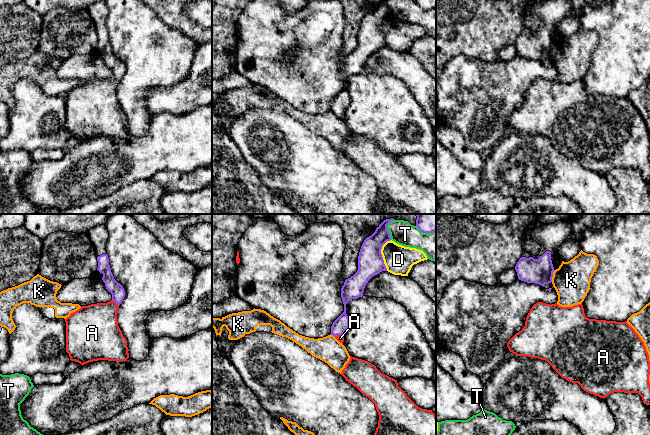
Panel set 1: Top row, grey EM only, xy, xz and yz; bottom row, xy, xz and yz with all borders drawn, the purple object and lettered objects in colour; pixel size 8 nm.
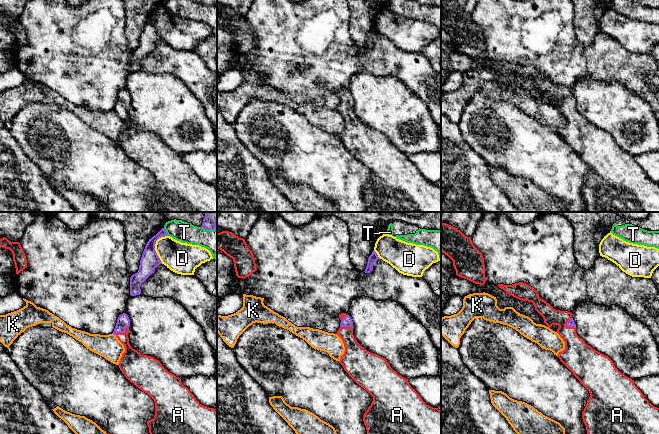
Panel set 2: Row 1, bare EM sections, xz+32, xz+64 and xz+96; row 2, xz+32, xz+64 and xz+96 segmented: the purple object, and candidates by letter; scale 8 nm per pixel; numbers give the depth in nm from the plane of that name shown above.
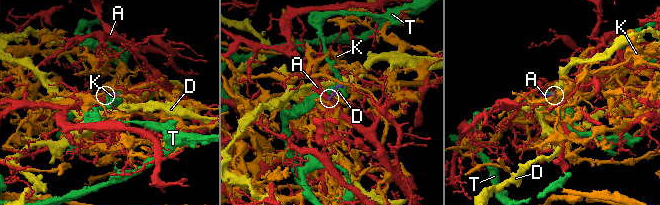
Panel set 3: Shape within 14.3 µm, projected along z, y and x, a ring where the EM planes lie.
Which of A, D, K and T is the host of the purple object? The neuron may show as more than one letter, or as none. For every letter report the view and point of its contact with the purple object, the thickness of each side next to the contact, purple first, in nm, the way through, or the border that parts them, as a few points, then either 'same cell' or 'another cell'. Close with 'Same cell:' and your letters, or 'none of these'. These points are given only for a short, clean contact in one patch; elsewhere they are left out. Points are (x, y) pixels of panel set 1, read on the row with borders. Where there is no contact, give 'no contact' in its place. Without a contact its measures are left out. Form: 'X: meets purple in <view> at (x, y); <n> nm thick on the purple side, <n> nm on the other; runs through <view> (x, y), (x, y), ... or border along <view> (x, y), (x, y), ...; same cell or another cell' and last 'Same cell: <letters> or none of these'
A: meets purple in xy at (116, 303); 110 nm thick on the purple side, 360 nm on the other; runs through xy (116, 289), (116, 303), (95, 326); same cell
D: meets purple in xz at (381, 254); 200 nm thick on the purple side, 240 nm on the other; border along xz (390, 239), (381, 249), (381, 256), (387, 270); another cell
K: meets purple in yz at (552, 276); 200 nm thick on the purple side, 300 nm on the other; border along yz (554, 270), (551, 281); another cell
T: meets purple in xz at (386, 229); 180 nm thick on the purple side, 190 nm on the other; another cell
Same cell: A

